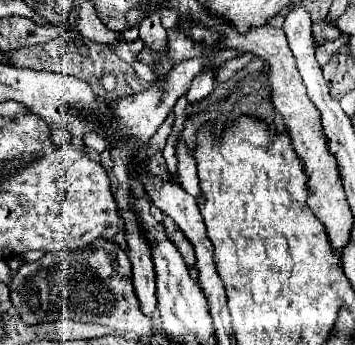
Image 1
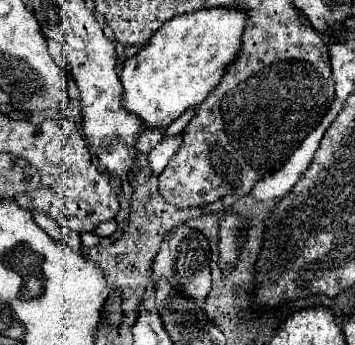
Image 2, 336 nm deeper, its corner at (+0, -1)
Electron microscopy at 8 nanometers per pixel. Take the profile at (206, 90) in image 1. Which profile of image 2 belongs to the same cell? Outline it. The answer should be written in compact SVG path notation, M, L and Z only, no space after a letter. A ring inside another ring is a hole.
M181 135L171 137L171 139L163 139L161 143L157 143L157 145L149 151L147 161L149 161L151 175L159 175L159 173L165 169L167 161L169 161L171 155L179 149L179 145L181 145Z

